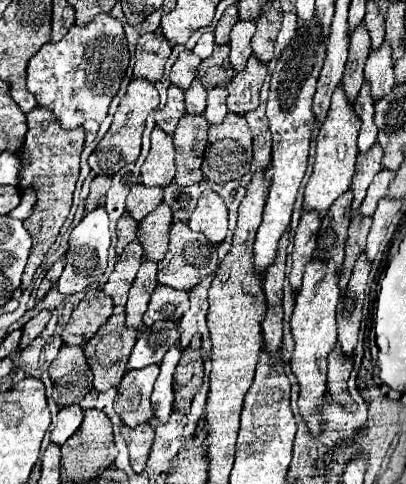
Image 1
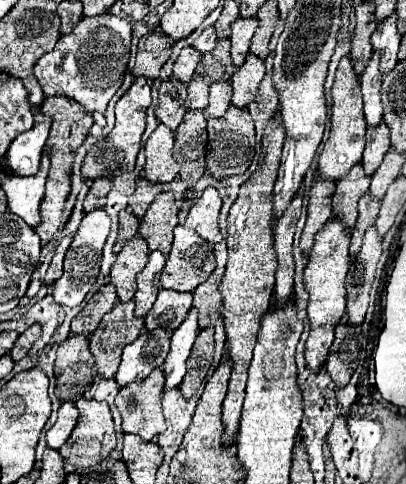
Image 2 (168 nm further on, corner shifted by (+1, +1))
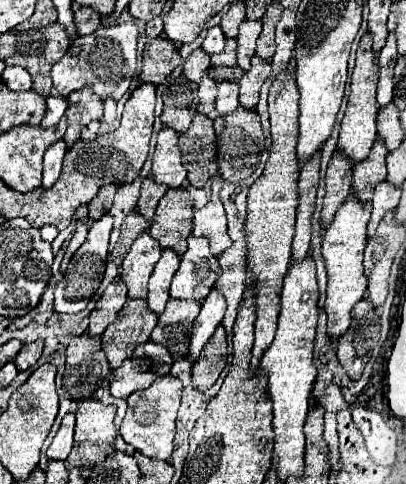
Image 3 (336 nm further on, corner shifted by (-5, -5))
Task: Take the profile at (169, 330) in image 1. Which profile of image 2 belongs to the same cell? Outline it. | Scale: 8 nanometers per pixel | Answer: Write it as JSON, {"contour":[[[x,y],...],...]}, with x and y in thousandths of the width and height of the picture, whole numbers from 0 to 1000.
{"contour":[[[384,678],[384,686],[350,686],[325,711],[305,719],[300,748],[281,777],[291,798],[355,785],[379,760],[404,752],[414,719],[419,690],[399,678]]]}

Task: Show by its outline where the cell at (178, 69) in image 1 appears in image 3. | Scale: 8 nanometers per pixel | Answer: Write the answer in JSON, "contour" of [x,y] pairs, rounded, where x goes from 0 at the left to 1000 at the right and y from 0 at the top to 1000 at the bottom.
{"contour":[[[488,99],[488,103],[478,103],[478,107],[468,112],[468,120],[453,128],[453,157],[458,157],[463,165],[473,165],[473,169],[493,169],[498,157],[507,153],[512,136],[517,136],[517,116],[512,116],[498,99]]]}

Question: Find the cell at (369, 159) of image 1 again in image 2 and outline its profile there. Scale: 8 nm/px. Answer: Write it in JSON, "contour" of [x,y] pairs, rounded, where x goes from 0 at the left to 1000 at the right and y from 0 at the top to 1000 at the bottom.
{"contour":[[[946,252],[901,269],[901,310],[892,322],[892,339],[906,360],[926,355],[956,306],[961,306],[961,264]]]}

